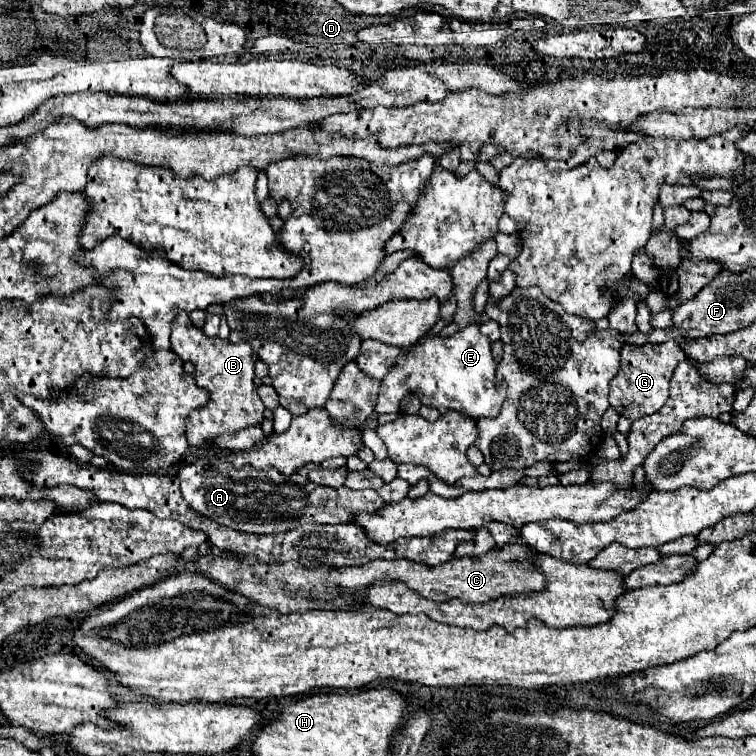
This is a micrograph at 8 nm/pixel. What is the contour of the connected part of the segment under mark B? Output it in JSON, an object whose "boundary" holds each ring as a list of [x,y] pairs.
{"boundary":[[[183,312],[183,314],[177,314],[175,320],[171,322],[171,350],[183,358],[183,360],[189,360],[195,364],[195,384],[199,388],[205,388],[209,394],[211,394],[211,402],[207,404],[205,410],[197,410],[189,414],[187,418],[186,436],[191,442],[191,446],[207,446],[211,440],[215,440],[217,436],[223,436],[223,434],[237,434],[249,426],[261,426],[265,416],[265,406],[257,394],[257,386],[255,386],[255,364],[259,360],[259,356],[255,354],[255,350],[247,344],[247,342],[239,342],[239,344],[231,344],[229,340],[221,340],[219,336],[205,336],[201,328],[197,328],[191,320],[189,320],[189,314]]]}

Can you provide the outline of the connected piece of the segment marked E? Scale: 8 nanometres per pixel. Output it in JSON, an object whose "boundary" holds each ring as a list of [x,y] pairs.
{"boundary":[[[467,326],[449,338],[425,336],[415,346],[401,350],[399,362],[381,382],[375,412],[395,414],[407,392],[415,392],[425,406],[433,406],[441,414],[455,410],[473,418],[495,418],[505,400],[505,386],[497,384],[495,378],[497,362],[491,356],[491,342],[479,334],[477,326]]]}

